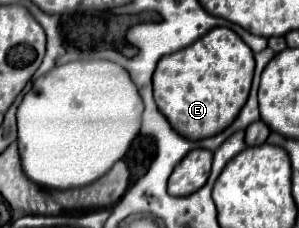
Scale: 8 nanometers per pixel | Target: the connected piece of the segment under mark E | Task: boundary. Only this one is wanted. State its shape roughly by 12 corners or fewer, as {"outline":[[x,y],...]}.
{"outline":[[214,28],[158,62],[154,100],[202,140],[246,104],[254,52]]}

